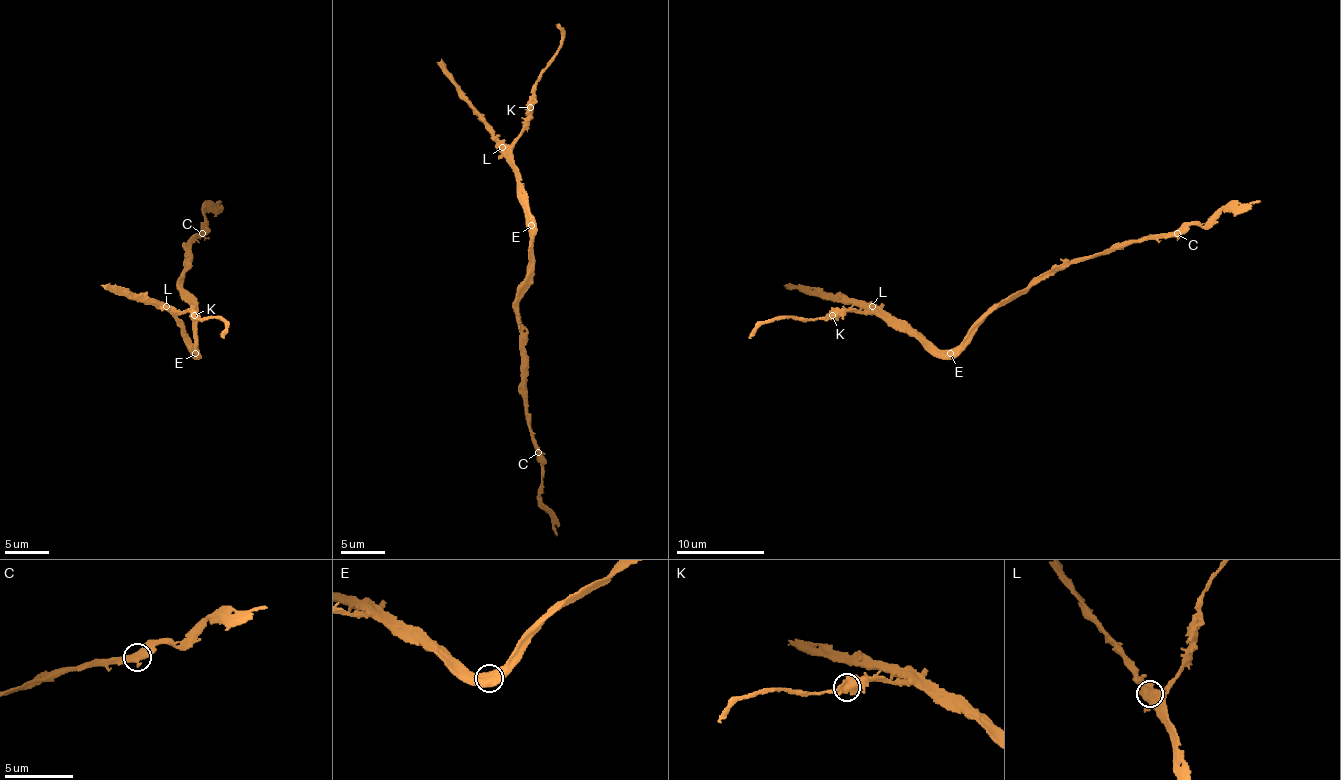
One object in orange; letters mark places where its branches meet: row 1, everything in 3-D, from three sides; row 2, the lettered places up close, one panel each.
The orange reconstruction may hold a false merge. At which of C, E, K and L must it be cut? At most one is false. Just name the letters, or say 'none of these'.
none of these

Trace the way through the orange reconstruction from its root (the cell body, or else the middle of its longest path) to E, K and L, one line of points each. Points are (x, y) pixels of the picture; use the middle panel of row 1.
E: (527, 272), (532, 226)
K: (527, 272), (527, 193), (512, 159), (512, 142), (521, 131), (530, 107)
L: (527, 272), (527, 193), (514, 159), (501, 146)

